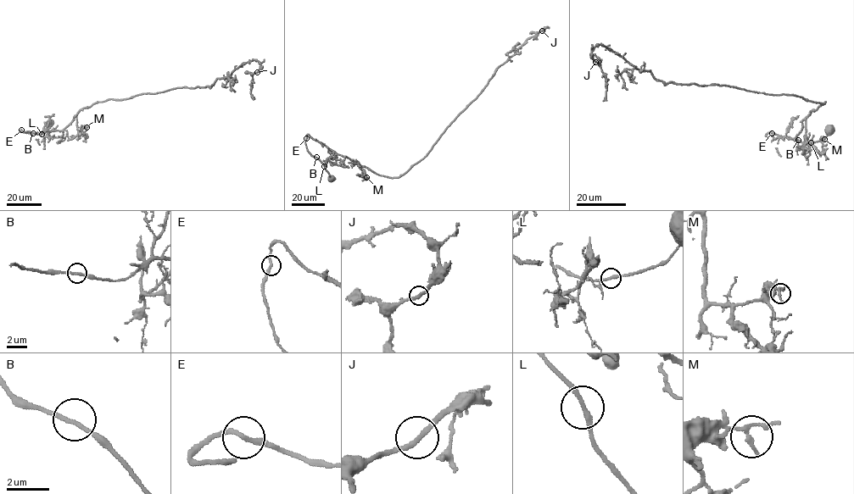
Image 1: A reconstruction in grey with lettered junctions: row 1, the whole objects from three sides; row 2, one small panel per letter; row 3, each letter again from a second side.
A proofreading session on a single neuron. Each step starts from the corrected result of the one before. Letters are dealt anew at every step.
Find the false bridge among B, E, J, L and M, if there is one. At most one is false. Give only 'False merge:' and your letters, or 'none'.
False merge: none

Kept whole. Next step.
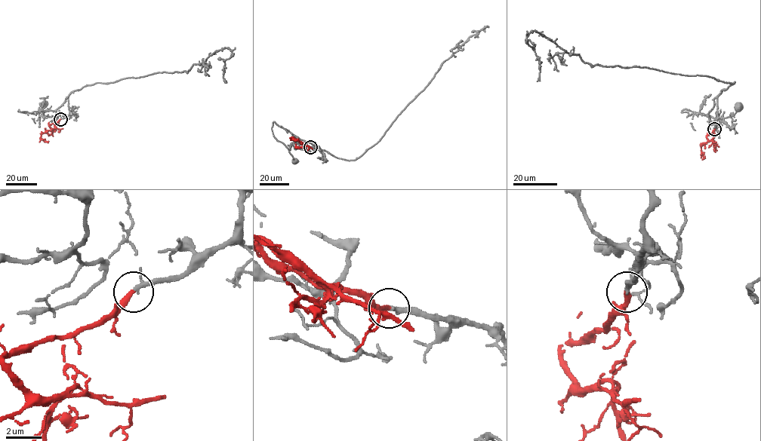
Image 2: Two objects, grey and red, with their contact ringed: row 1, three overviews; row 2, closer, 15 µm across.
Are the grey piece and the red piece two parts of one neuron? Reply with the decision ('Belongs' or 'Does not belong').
Belongs

